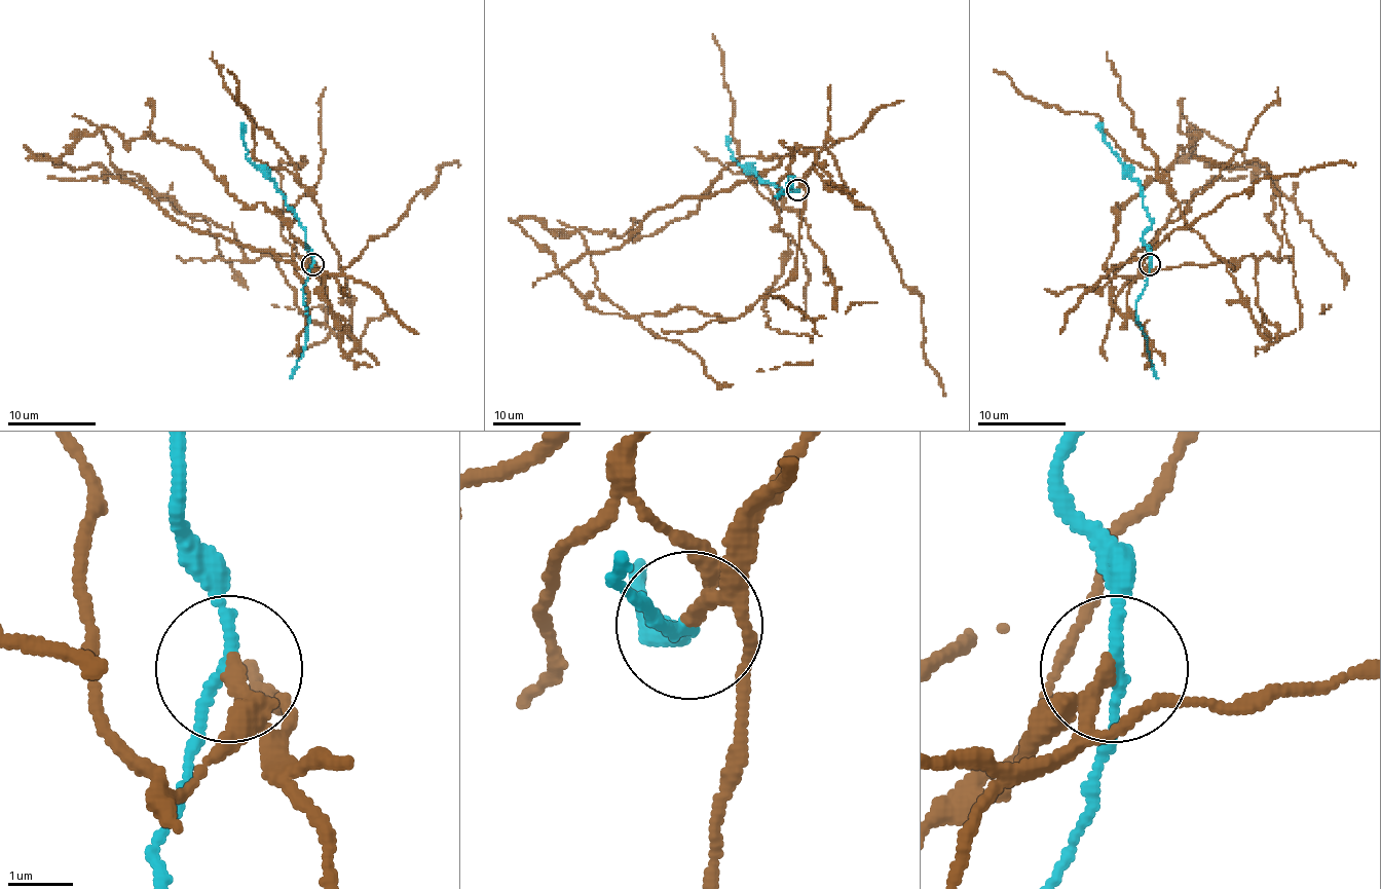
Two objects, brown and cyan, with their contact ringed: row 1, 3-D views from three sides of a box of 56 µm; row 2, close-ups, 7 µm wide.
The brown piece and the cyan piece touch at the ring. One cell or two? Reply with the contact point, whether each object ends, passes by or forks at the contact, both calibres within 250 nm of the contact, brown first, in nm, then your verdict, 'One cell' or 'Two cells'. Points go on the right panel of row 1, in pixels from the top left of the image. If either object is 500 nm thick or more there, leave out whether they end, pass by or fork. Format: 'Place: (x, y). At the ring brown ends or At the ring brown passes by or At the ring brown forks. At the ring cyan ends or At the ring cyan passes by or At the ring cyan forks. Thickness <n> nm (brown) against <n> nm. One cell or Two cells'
Place: (1150, 264). At the ring brown ends. At the ring cyan passes by. Thickness 240 nm (brown) against 150 nm. Two cells

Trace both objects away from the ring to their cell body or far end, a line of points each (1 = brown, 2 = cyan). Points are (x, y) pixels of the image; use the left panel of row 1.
1: (311, 265), (321, 271), (278, 260), (296, 307), (347, 336), (349, 289), (321, 210), (254, 156), (227, 70)
2: (311, 265), (311, 249), (305, 243), (299, 218), (278, 189), (246, 156), (240, 122)

